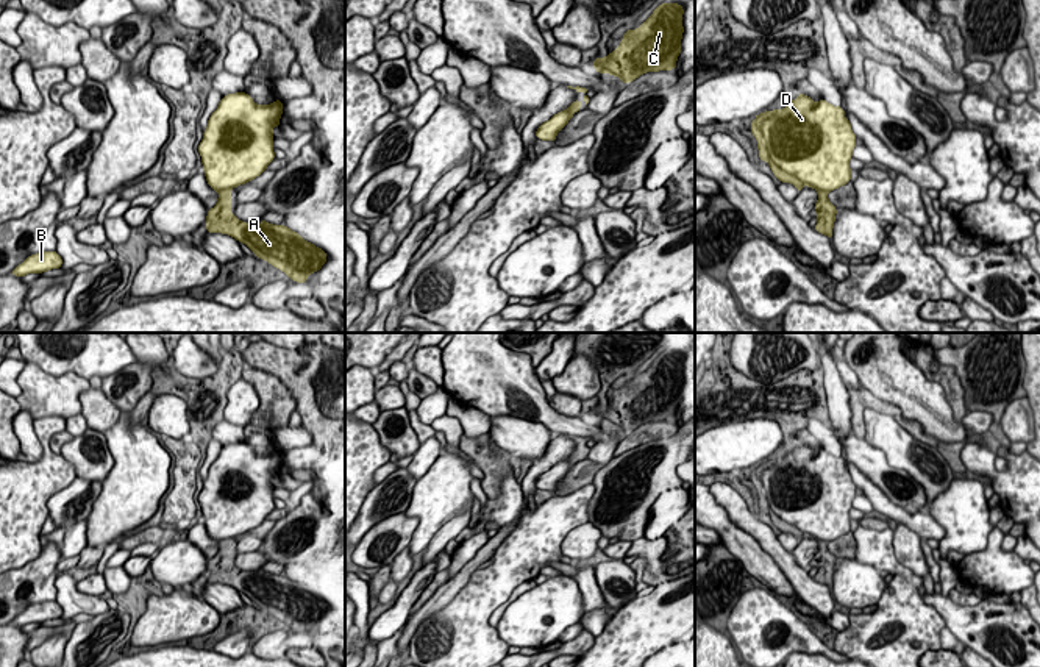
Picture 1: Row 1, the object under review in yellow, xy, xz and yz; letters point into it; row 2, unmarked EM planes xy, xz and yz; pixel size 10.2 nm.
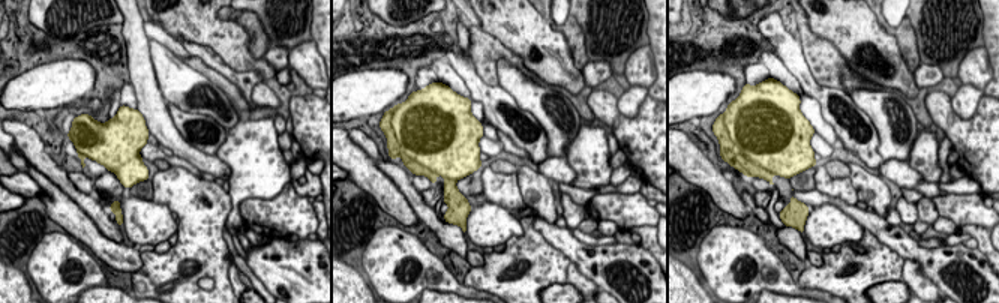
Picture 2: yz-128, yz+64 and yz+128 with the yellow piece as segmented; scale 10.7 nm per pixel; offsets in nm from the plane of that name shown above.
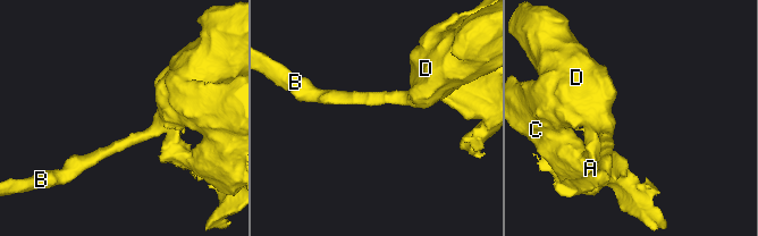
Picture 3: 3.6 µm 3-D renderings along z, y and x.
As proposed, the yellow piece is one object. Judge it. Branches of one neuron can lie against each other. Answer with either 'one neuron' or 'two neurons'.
two neurons

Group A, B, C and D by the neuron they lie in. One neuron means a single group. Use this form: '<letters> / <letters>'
A C / B D

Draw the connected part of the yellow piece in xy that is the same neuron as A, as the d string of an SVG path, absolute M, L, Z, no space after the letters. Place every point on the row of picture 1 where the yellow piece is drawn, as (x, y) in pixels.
M231 189L219 191L217 205L208 209L206 233L222 233L245 244L258 258L265 259L273 267L284 272L292 281L308 283L308 275L315 273L326 262L326 253L314 244L305 241L298 233L286 225L273 225L261 219L255 228L231 214Z

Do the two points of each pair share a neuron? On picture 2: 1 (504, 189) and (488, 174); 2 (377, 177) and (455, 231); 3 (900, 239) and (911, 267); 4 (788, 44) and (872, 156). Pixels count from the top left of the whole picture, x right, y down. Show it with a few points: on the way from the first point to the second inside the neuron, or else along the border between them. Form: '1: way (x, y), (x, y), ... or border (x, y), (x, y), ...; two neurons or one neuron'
1: way (500, 186), (492, 179); one neuron
2: border (381, 170), (393, 182), (419, 219); two neurons
3: border (905, 258), (914, 260), (920, 270), (933, 282); two neurons
4: way (801, 72), (827, 101), (827, 110), (843, 131); one neuron

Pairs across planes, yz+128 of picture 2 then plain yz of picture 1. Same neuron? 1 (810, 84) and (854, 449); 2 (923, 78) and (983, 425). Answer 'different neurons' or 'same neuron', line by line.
1: same neuron
2: same neuron

